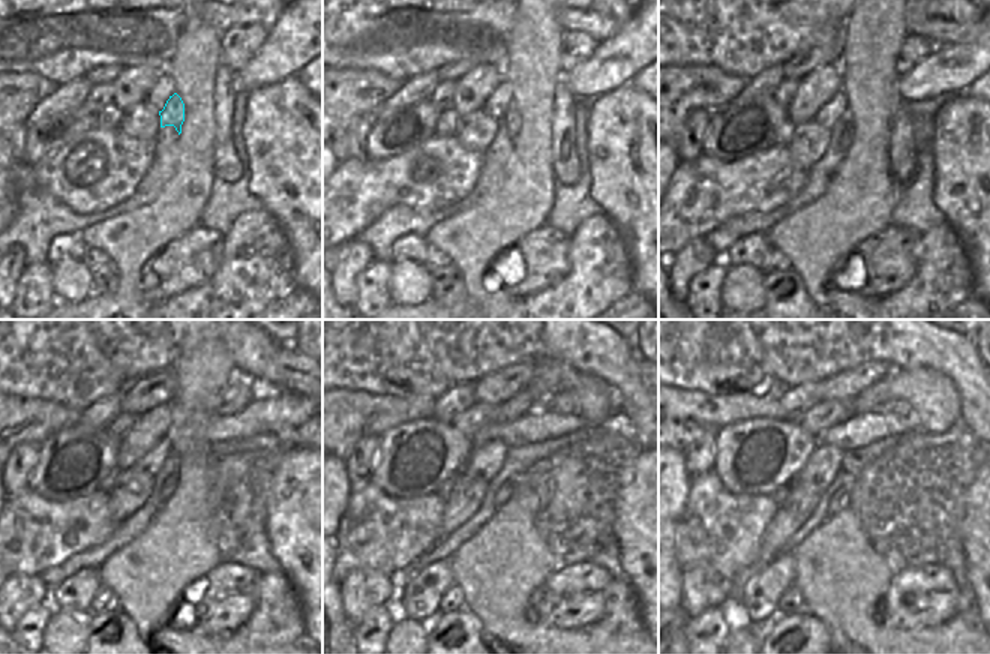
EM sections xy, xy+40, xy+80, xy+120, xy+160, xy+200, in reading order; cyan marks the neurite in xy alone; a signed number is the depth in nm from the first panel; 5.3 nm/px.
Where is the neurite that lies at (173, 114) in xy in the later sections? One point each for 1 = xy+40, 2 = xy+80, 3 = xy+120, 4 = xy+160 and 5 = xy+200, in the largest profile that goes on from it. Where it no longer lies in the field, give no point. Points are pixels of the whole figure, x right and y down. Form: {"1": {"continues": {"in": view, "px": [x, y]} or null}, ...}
{"1": {"continues": {"in": "xy+40", "px": [509, 123]}}, "2": {"continues": {"in": "xy+80", "px": [845, 125]}}, "3": {"continues": {"in": "xy+120", "px": [173, 462]}}, "4": {"continues": {"in": "xy+160", "px": [507, 489]}}, "5": {"continues": {"in": "xy+200", "px": [839, 501]}}}

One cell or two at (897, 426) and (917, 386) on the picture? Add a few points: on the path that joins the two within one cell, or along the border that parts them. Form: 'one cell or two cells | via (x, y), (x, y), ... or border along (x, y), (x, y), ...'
two cells | border along (912, 414), (917, 428)

